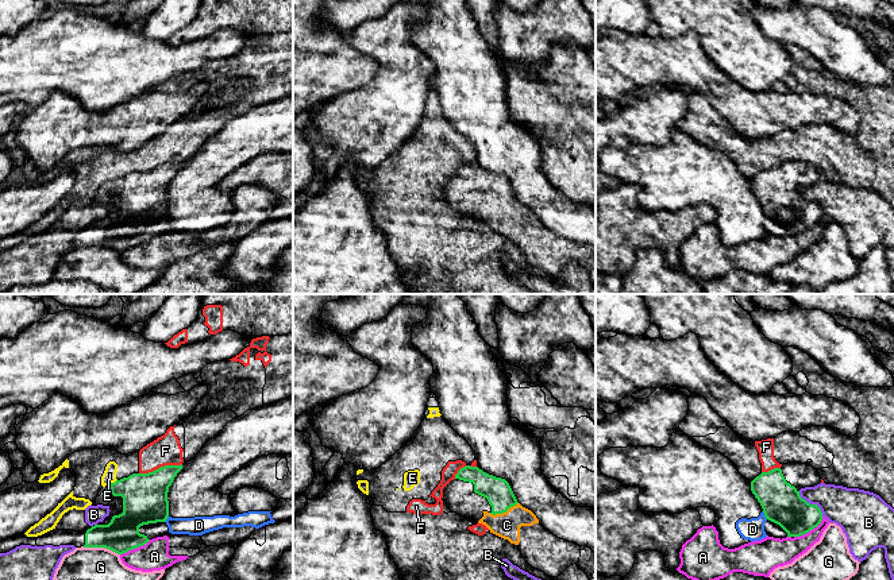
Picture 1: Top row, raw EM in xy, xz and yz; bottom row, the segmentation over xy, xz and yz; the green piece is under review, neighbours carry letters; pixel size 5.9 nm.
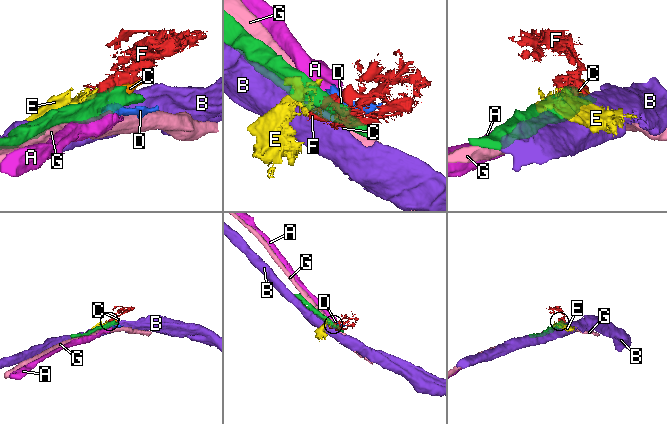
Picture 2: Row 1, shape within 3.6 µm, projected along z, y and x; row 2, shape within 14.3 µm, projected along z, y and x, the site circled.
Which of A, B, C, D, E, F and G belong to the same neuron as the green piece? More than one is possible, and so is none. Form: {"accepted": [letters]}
{"accepted": ["C"]}

